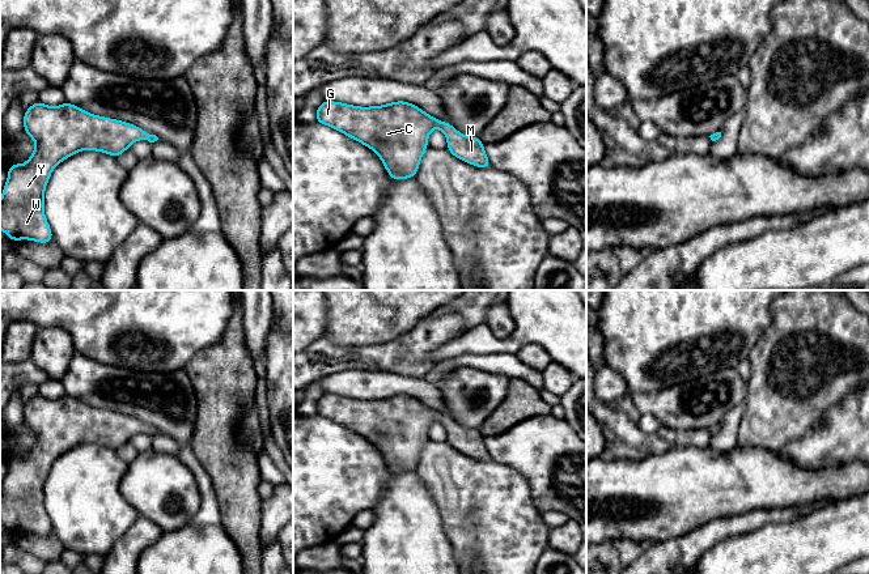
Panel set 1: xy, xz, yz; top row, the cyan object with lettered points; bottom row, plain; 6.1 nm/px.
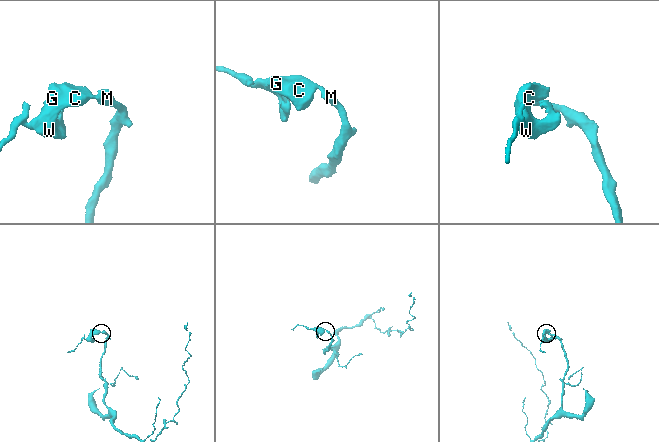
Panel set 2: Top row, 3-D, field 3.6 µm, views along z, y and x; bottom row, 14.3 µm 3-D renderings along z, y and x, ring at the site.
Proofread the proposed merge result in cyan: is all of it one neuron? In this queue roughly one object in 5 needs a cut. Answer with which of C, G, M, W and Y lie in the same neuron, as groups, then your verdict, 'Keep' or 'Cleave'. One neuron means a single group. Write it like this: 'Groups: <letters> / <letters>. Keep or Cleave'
Groups: C G M W Y. Keep

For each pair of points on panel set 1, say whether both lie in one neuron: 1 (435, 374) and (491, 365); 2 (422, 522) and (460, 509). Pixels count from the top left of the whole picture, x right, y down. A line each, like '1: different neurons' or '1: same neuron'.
1: same neuron
2: different neurons

